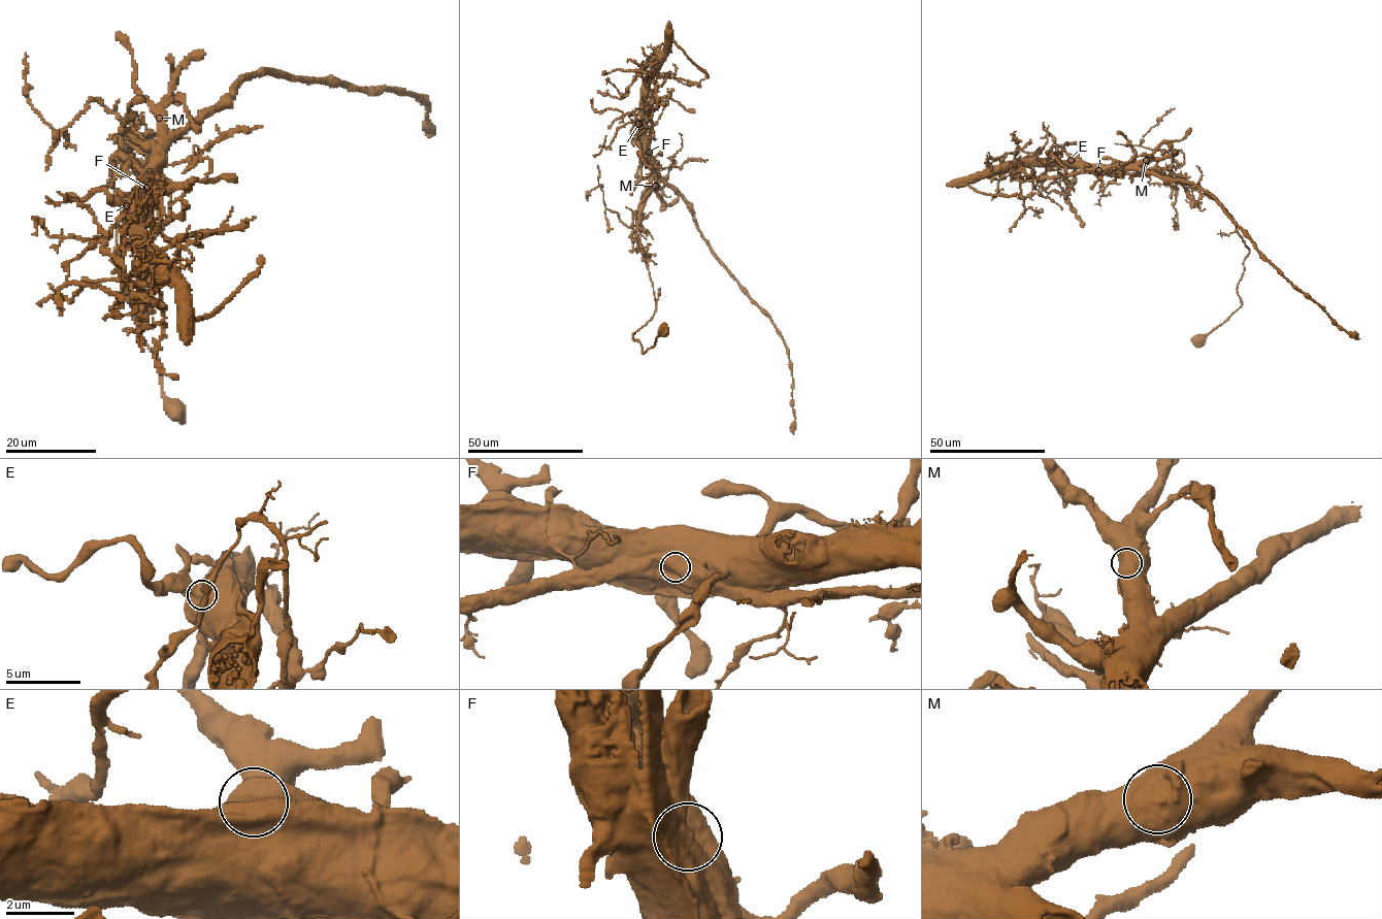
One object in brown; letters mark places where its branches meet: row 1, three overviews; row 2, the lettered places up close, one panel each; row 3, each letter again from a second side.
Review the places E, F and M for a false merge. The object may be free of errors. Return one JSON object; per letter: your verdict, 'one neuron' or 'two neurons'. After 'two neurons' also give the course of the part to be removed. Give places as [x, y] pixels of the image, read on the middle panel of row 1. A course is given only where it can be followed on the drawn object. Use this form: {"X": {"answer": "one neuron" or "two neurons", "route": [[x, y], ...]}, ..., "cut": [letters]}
{"E": {"answer": "one neuron"}, "F": {"answer": "two neurons", "route": [[649, 152], [655, 184], [638, 207], [638, 240], [656, 310], [633, 333], [643, 353], [665, 324]]}, "M": {"answer": "one neuron"}, "cut": ["F"]}

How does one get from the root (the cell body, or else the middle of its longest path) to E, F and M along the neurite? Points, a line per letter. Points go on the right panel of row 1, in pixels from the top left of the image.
E: (1198, 340), (1242, 304), (1237, 286), (1249, 249), (1231, 215), (1176, 174), (1071, 160)
F: (1198, 340), (1242, 304), (1237, 286), (1249, 249), (1234, 218), (1219, 202), (1176, 174), (1098, 170)
M: (1198, 340), (1242, 304), (1237, 286), (1249, 249), (1234, 218), (1219, 202), (1176, 174), (1132, 167), (1146, 160)

